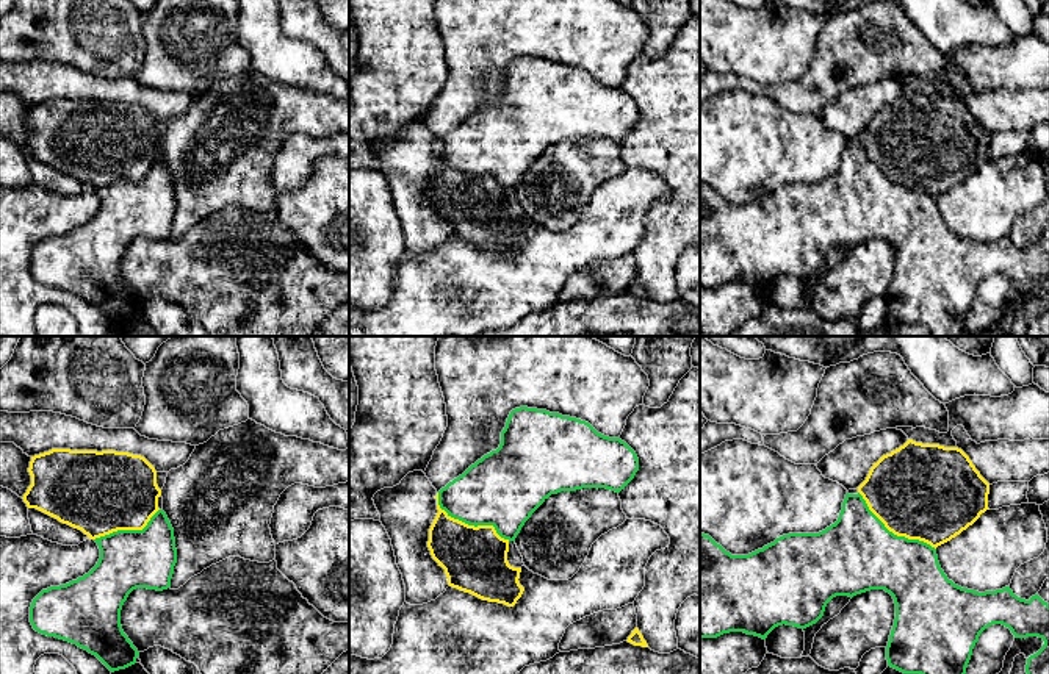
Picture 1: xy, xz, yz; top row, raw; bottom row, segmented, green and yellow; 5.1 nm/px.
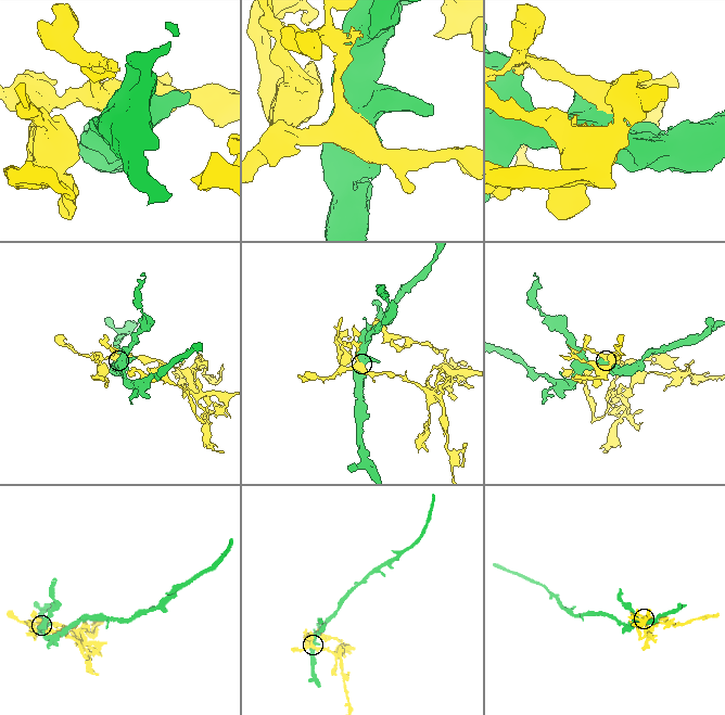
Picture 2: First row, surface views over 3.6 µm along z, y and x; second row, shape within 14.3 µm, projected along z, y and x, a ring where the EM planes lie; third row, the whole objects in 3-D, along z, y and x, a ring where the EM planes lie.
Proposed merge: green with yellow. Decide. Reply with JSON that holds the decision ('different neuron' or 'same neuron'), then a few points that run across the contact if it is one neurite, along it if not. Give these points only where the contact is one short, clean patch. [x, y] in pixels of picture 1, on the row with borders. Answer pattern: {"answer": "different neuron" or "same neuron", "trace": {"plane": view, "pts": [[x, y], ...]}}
{"answer": "different neuron"}

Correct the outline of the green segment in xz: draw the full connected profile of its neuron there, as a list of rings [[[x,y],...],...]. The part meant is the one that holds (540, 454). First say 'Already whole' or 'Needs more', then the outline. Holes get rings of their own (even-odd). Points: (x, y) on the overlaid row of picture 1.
Already whole. [[[520,407],[510,411],[501,432],[499,447],[484,455],[462,475],[442,488],[438,491],[438,505],[454,519],[474,527],[493,525],[501,538],[515,541],[524,522],[551,494],[582,488],[606,488],[620,493],[637,471],[639,458],[636,452],[620,438],[604,436],[589,422],[576,418]]]

